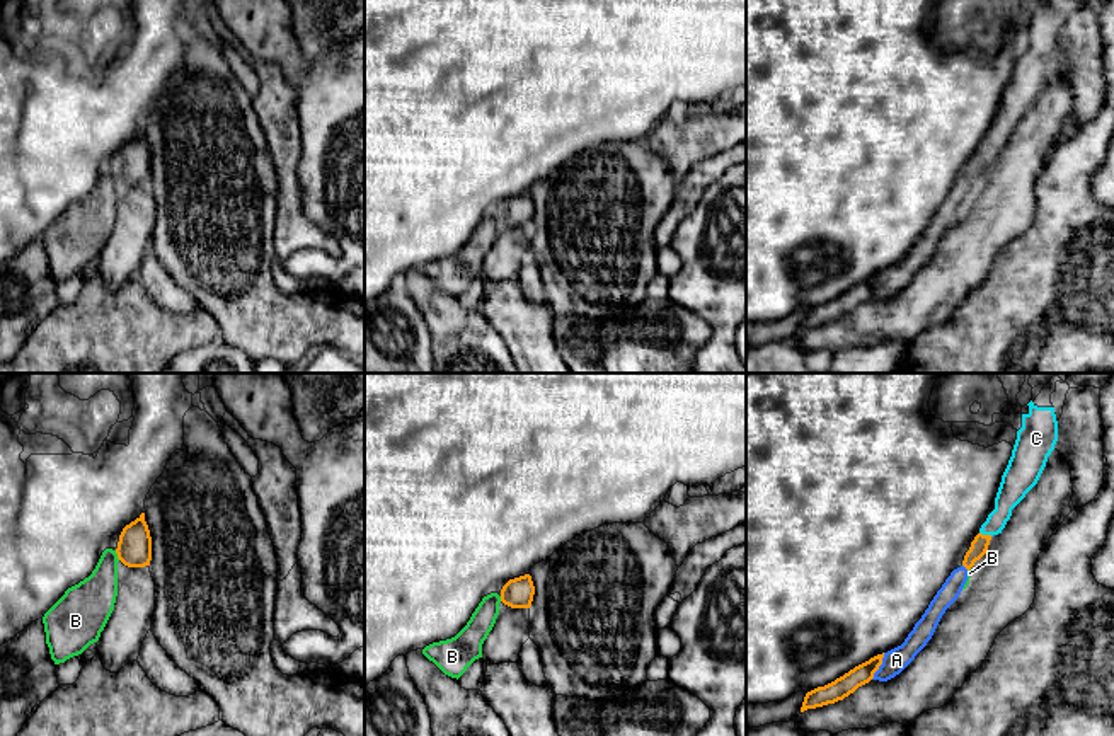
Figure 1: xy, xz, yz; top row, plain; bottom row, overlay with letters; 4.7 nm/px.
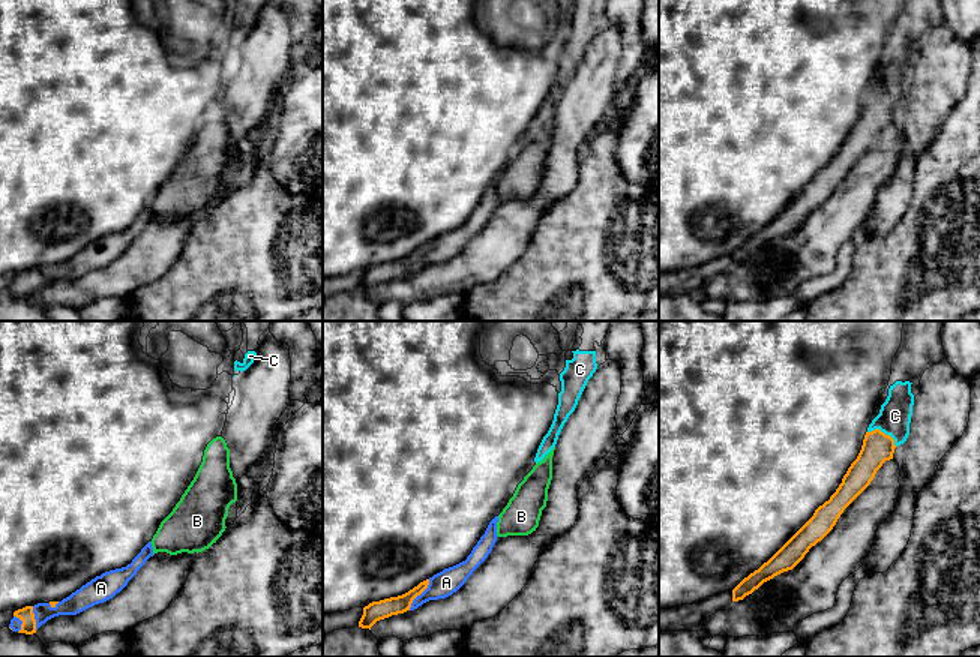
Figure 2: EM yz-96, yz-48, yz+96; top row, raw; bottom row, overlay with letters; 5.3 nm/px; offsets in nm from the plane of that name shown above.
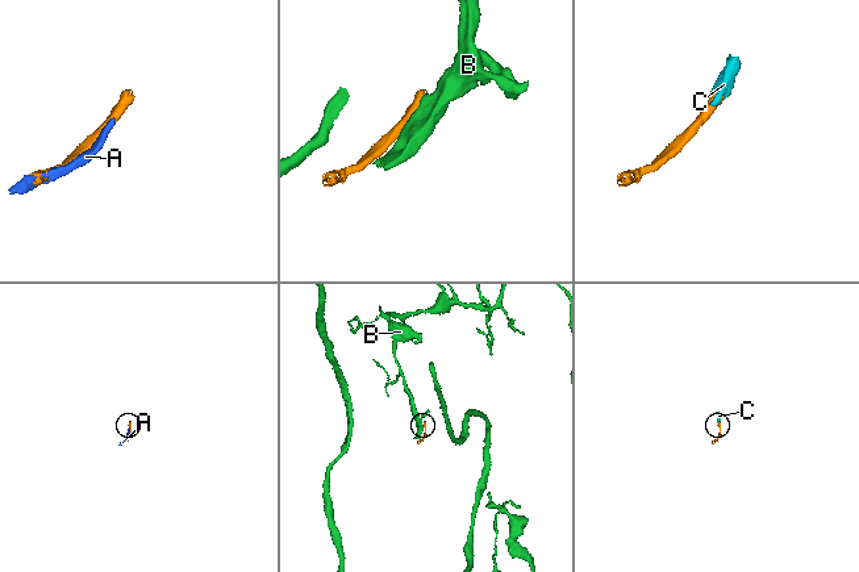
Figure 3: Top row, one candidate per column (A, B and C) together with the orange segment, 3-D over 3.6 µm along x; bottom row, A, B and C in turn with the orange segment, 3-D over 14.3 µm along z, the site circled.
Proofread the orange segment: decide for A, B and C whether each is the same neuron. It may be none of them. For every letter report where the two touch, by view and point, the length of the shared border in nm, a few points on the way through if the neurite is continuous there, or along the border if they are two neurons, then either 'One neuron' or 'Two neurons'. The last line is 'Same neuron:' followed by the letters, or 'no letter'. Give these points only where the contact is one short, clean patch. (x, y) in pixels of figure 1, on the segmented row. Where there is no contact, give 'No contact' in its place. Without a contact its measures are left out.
A: Touches orange at yz (879, 665). Shared border 140 nm. One neuron
B: Touches orange at xy (118, 556). Shared border 50 nm. Boundary: xy (114, 551), (120, 559). Two neurons
C: Touches orange at yz (987, 535). Shared border 70 nm. Path across: yz (978, 547), (987, 535), (1012, 489). One neuron
Same neuron: A, C

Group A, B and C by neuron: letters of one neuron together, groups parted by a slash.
A C / B

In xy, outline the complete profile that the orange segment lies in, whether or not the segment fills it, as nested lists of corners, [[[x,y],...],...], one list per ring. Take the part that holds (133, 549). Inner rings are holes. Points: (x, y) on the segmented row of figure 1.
[[[145,513],[123,528],[116,554],[118,559],[128,567],[150,566],[152,537],[145,521]]]

